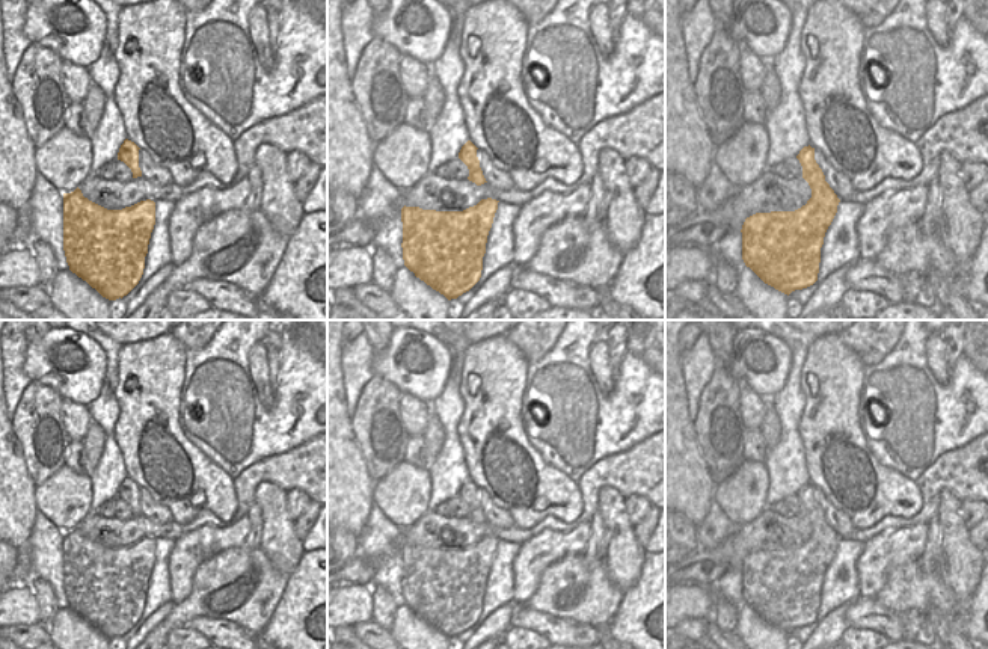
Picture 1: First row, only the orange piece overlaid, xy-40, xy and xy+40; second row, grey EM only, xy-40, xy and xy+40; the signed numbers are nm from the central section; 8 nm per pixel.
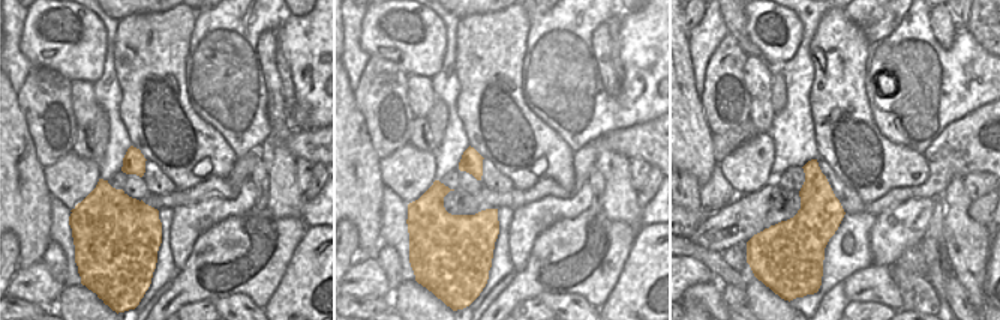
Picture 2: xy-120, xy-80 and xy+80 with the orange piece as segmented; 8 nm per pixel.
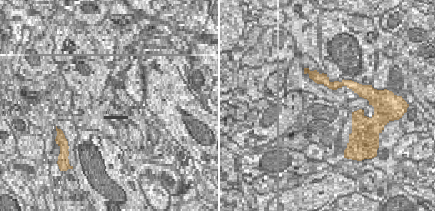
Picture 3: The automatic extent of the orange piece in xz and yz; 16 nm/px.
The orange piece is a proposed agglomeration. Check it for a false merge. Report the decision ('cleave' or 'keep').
keep

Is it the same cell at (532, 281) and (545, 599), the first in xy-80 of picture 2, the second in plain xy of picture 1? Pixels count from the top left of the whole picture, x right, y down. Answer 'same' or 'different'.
same

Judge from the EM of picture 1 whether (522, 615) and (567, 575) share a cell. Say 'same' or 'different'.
different

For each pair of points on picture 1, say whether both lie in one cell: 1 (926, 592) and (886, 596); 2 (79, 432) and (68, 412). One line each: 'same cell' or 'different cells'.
1: same cell
2: same cell

